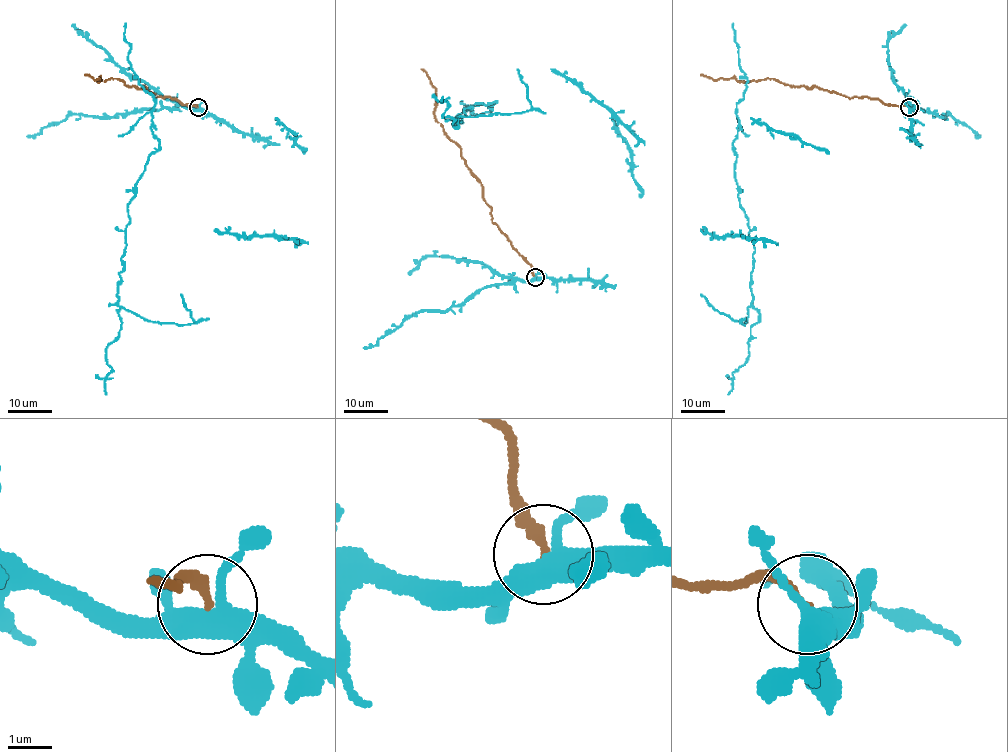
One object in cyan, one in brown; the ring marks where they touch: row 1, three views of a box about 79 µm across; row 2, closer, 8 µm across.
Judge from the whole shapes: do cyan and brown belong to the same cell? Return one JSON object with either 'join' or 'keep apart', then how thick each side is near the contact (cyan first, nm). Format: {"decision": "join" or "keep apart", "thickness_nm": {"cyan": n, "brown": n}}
{"decision": "keep apart", "thickness_nm": {"cyan": 400, "brown": 200}}

